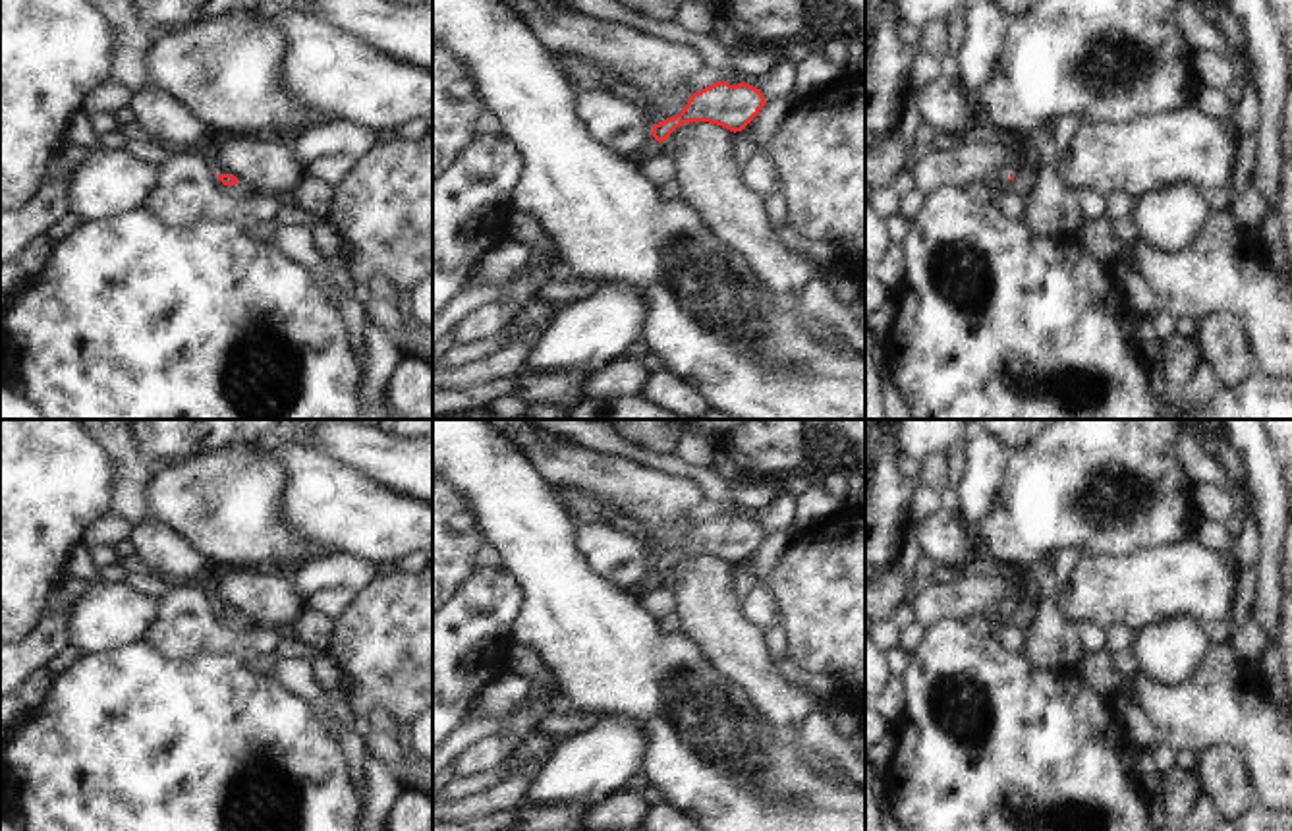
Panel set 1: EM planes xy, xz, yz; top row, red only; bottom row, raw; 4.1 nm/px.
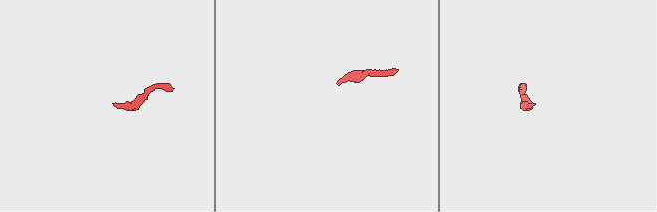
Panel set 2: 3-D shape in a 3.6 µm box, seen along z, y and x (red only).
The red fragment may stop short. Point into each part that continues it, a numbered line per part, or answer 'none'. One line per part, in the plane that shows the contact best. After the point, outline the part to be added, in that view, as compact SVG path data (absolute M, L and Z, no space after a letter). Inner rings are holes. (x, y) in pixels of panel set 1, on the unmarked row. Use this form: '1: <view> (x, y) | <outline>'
1: xz (651, 580) | M649 568L649 572L633 586L632 593L641 595L655 587L660 587L660 576L653 568Z

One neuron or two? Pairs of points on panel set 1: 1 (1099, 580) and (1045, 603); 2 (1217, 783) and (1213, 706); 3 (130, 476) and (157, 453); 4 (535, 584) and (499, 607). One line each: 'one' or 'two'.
1: two
2: two
3: two
4: two

